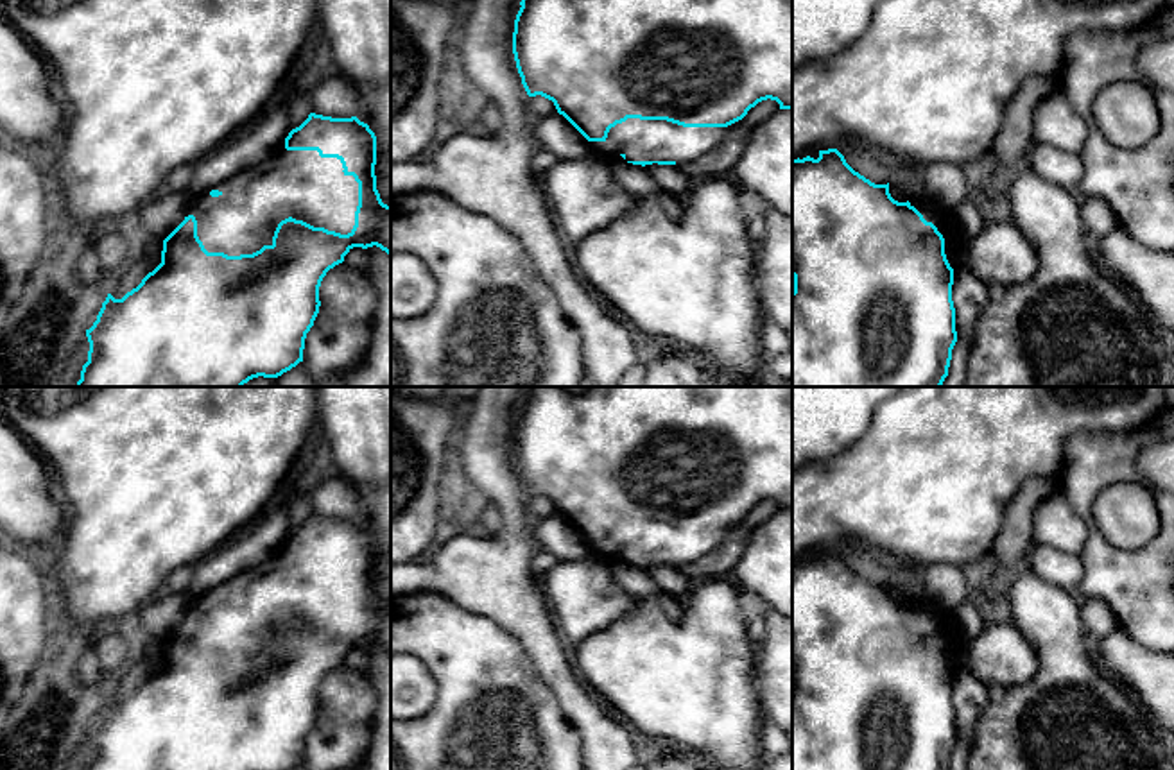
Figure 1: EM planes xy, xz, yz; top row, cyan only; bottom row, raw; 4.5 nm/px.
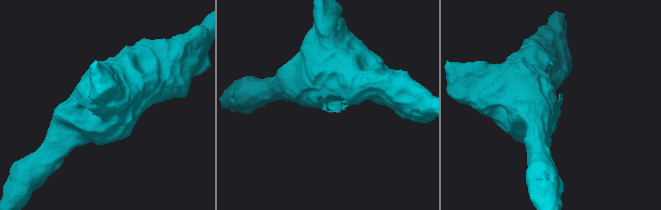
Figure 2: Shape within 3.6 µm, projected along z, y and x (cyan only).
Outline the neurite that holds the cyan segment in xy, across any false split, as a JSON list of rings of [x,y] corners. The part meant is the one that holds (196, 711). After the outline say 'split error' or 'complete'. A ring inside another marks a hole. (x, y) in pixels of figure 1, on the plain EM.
[[[310,514],[308,519],[289,534],[262,564],[235,575],[211,591],[192,600],[185,621],[163,641],[161,664],[122,700],[108,695],[97,722],[86,738],[90,743],[88,763],[82,770],[292,770],[303,763],[305,740],[319,714],[319,688],[330,670],[344,663],[353,648],[380,648],[391,655],[391,607],[384,605],[376,591],[376,537],[357,518],[332,519]]] | split error

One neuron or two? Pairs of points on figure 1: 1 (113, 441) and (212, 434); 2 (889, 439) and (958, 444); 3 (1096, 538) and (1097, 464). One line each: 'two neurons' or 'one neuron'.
1: one neuron
2: one neuron
3: one neuron

